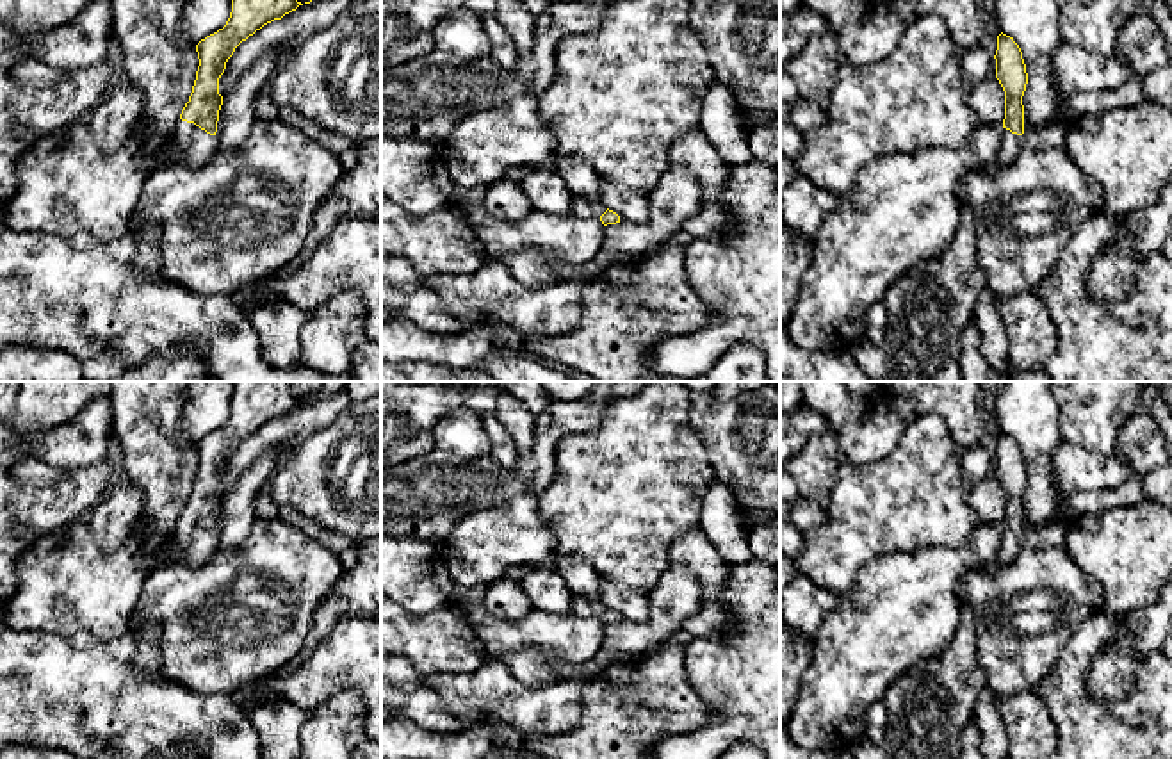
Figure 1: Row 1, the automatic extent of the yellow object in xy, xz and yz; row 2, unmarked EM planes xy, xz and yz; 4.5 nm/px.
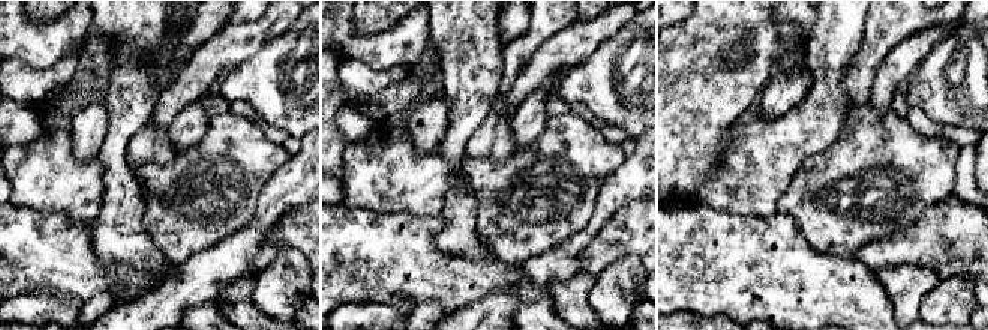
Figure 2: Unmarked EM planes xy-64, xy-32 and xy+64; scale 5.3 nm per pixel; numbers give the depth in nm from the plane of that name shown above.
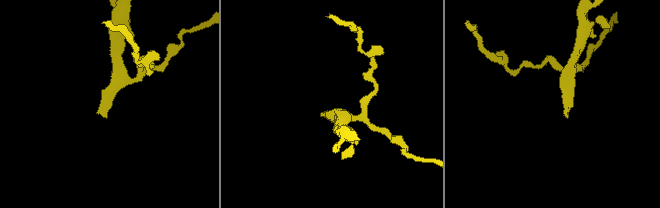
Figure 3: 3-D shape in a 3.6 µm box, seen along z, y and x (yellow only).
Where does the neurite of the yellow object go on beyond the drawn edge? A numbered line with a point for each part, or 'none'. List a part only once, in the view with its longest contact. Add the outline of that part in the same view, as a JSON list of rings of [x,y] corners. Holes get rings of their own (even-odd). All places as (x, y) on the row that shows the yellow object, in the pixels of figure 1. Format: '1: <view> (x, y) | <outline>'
1: xy (196, 146) | [[[178,119],[171,134],[180,146],[180,151],[169,157],[167,164],[182,162],[196,167],[205,164],[217,150],[217,137],[207,134],[194,123]]]

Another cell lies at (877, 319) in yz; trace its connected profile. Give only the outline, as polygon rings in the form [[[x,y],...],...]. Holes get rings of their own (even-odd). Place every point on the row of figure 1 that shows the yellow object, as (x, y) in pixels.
[[[882,301],[875,303],[867,310],[864,339],[867,339],[875,346],[882,346],[887,331],[887,308]]]

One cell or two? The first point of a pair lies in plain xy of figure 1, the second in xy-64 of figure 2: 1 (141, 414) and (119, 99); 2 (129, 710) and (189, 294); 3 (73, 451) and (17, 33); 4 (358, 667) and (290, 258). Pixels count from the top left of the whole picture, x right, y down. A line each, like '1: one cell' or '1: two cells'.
1: one cell
2: two cells
3: one cell
4: two cells

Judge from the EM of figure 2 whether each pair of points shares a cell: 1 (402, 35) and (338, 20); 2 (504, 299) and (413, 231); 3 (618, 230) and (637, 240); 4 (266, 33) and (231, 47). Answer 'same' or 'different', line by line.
1: same
2: different
3: same
4: same

